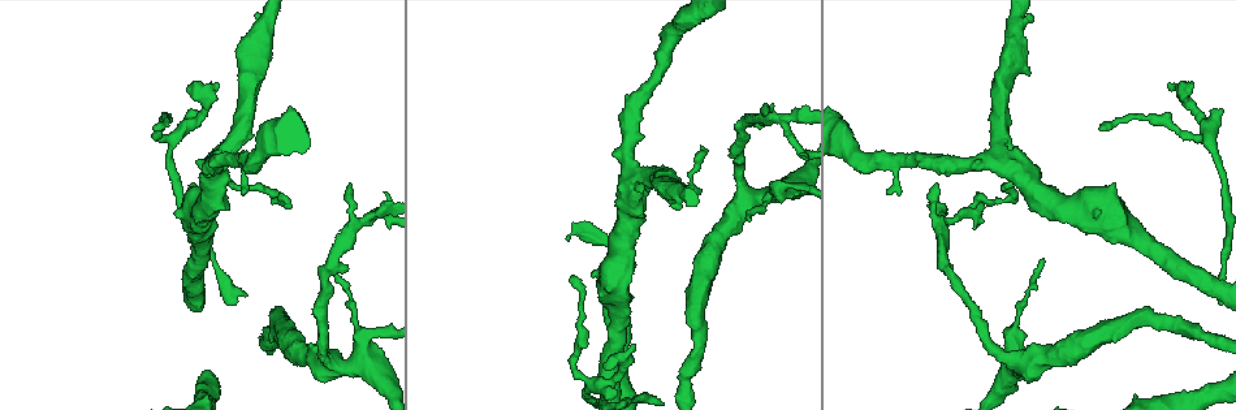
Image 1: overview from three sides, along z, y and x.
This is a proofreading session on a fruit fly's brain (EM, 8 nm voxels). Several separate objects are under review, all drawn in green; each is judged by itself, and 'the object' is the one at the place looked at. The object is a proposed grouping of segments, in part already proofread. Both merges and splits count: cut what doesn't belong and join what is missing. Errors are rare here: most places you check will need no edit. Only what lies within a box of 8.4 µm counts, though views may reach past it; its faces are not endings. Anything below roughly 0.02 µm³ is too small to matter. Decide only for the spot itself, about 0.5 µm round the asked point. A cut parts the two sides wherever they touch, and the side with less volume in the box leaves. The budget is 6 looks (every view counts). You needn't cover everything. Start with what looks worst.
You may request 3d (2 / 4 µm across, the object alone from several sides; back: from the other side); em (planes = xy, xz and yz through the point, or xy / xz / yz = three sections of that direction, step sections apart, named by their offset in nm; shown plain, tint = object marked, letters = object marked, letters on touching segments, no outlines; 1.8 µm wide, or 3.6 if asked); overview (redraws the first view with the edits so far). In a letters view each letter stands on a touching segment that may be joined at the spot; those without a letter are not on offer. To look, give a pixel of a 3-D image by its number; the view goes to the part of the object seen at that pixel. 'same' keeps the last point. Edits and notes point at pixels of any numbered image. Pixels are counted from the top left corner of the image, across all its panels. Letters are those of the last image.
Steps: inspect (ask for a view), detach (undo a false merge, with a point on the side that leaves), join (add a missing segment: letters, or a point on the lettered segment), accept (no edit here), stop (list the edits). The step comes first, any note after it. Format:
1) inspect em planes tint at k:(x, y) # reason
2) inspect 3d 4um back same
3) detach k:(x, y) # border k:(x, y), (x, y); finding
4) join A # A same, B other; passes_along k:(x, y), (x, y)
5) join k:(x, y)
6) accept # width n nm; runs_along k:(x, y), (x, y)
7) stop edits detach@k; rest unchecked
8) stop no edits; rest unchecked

inspect em yz step 4 letters at 1:(946, 225) # side arm on a straight run

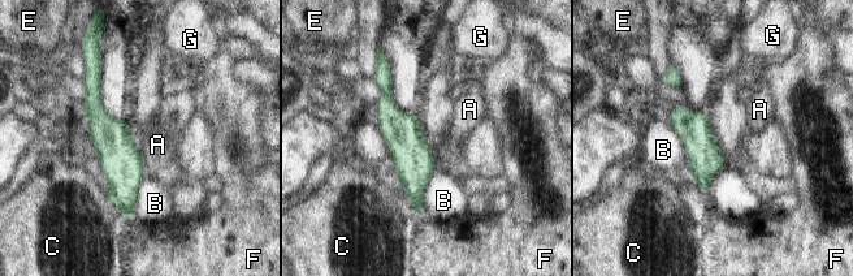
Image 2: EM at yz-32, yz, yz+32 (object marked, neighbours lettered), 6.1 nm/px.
accept # A other, B other, C other, E other, F other, G other; border 2:(130, 129), (144, 173); one neuron here

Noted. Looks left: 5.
inspect 3d 2um at 1:(605, 367)

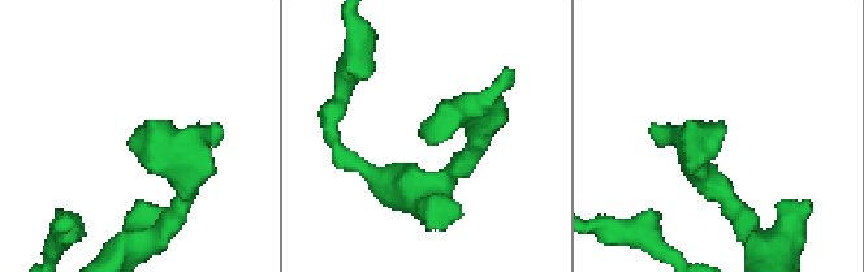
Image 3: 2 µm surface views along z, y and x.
inspect em xy step 4 plain at 3:(427, 142)

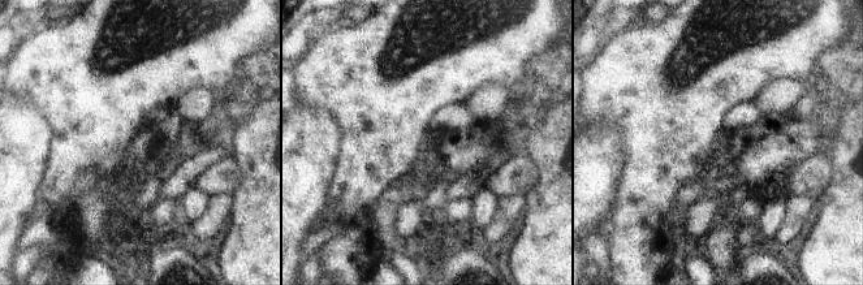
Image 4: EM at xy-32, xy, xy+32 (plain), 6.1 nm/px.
inspect em xy step 4 letters same # what lies round it

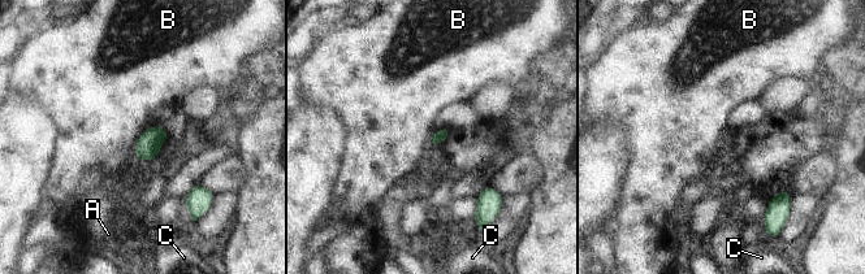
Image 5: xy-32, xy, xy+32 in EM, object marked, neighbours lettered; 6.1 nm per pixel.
accept # A other, B other, C other; border 5:(159, 125), (151, 127); no lettered segment goes on from it

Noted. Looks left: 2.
inspect em planes plain at 1:(242, 192) # branch stops here

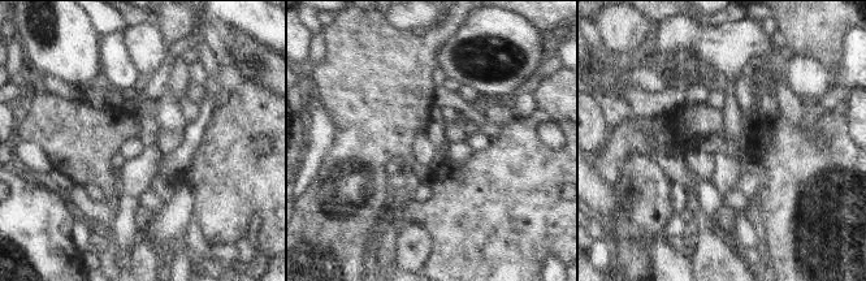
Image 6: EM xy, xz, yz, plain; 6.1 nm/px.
inspect em planes letters same

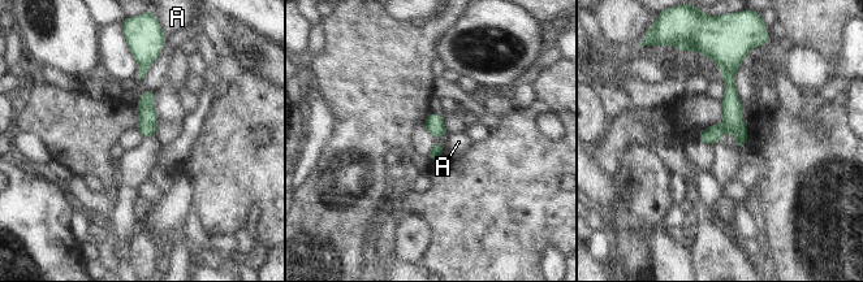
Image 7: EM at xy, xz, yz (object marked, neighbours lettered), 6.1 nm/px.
accept # A other; runs_along 7:(729, 59), (739, 143); none of them fits

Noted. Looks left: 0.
stop no edits; rest unchecked

